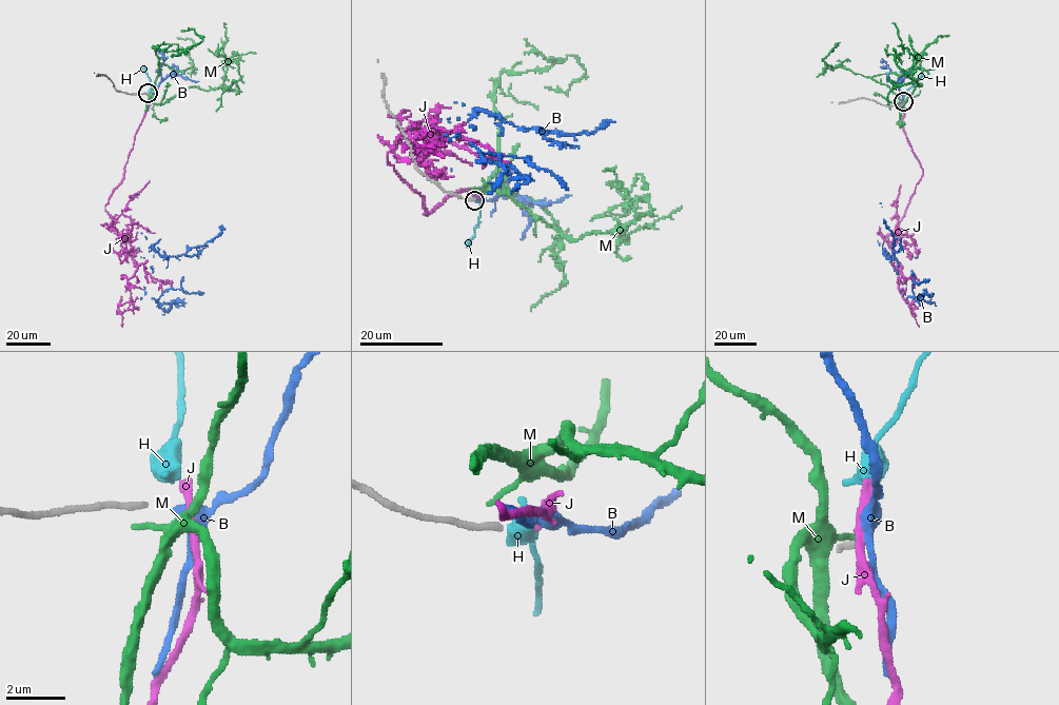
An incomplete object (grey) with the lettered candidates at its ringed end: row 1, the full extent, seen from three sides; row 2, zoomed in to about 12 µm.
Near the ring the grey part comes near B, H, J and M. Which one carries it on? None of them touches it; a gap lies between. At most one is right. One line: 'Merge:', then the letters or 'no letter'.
Merge: no letter

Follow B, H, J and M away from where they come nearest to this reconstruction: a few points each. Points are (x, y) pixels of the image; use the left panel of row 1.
B: (150, 94), (137, 193), (141, 232), (181, 277), (181, 289), (165, 289), (157, 302), (174, 304)
H: (149, 92), (150, 80), (142, 67)
J: (151, 93), (123, 178), (105, 206), (121, 246), (137, 266), (128, 281), (132, 309), (118, 310), (121, 296)
M: (148, 95), (163, 103), (190, 87), (218, 89), (237, 81), (238, 64), (214, 54), (226, 42), (223, 23)

